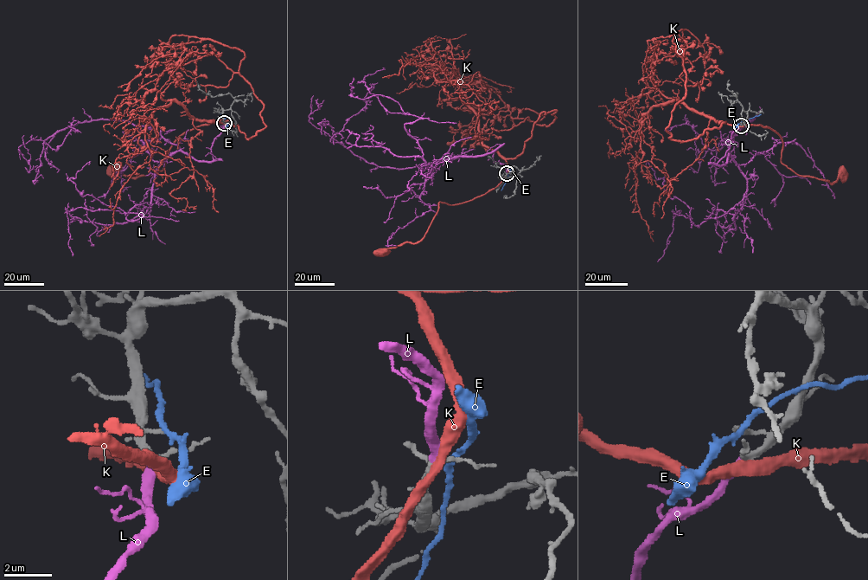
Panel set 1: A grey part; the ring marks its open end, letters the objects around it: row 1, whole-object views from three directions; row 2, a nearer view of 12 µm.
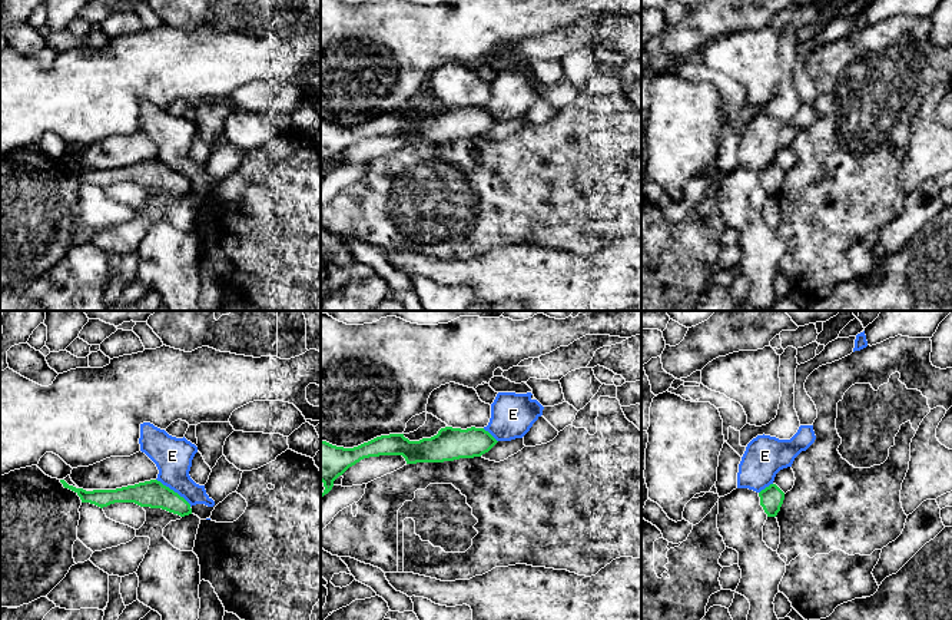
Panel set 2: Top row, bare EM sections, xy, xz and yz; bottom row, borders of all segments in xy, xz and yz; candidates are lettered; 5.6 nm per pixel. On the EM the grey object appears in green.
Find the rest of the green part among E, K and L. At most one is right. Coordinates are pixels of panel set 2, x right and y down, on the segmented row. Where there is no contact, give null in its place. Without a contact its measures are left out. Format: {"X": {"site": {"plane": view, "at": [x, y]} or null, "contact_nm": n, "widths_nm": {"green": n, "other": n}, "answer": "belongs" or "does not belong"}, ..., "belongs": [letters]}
{"E": {"site": {"plane": "xy", "at": [172, 490]}, "contact_nm": 260, "widths_nm": {"green": 150, "other": 220}, "answer": "does not belong"}, "K": {"site": null, "answer": "does not belong"}, "L": {"site": null, "answer": "belongs"}, "belongs": ["L"]}

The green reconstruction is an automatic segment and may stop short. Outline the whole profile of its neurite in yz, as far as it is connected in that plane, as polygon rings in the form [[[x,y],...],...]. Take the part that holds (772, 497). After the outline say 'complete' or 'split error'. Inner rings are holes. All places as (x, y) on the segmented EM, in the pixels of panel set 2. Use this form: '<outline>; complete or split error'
[[[770,484],[759,493],[759,497],[767,517],[776,517],[783,504],[785,493],[776,484]]]; complete

